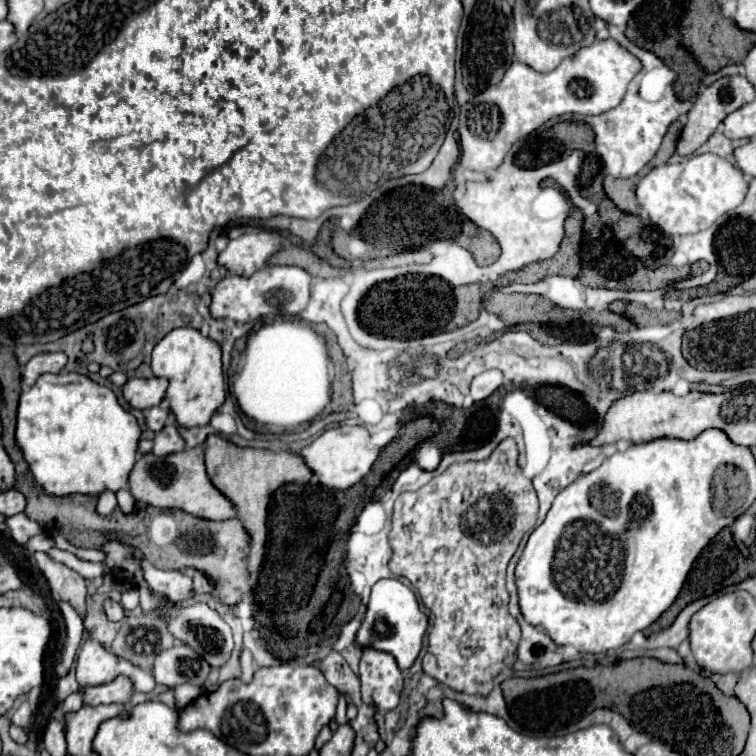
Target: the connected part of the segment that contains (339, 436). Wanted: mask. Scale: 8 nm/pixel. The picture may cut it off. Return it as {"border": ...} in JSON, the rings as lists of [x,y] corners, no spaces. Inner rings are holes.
{"border":[[[336,426],[326,430],[314,442],[310,442],[300,452],[300,456],[304,458],[312,474],[318,476],[318,482],[322,486],[332,490],[348,490],[370,472],[374,460],[378,458],[378,452],[368,448],[368,440],[370,440],[370,434],[362,426]]]}

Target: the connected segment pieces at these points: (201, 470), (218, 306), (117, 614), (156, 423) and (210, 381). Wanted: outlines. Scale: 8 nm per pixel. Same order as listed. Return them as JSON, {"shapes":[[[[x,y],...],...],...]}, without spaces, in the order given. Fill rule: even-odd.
{"shapes":[[[[190,448],[180,454],[168,454],[164,458],[156,458],[154,454],[138,456],[128,476],[128,486],[138,502],[162,510],[178,508],[206,520],[230,520],[236,516],[234,506],[212,486],[210,478],[206,476],[204,452],[200,448]]],[[[268,266],[254,272],[250,278],[226,276],[212,290],[212,318],[230,318],[234,322],[252,322],[268,314],[298,314],[306,308],[312,276],[296,266]]],[[[106,600],[104,602],[104,614],[112,622],[118,622],[118,620],[124,618],[124,610],[122,610],[122,606],[116,600]]],[[[154,406],[150,410],[146,410],[146,426],[154,432],[160,432],[166,424],[166,418],[168,418],[168,410],[166,408],[160,408],[160,406]]],[[[176,328],[154,346],[152,372],[154,376],[162,376],[170,382],[166,398],[170,402],[172,414],[176,416],[176,422],[182,428],[206,426],[226,400],[220,346],[194,328]]]]}

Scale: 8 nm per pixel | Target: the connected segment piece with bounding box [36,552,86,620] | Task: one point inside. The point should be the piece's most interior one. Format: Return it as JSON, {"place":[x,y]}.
{"place":[69,586]}

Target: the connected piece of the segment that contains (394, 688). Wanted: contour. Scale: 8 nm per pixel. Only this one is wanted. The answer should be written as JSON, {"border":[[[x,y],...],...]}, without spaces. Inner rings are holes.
{"border":[[[364,650],[360,660],[362,700],[380,712],[394,710],[402,692],[402,672],[388,652]]]}

